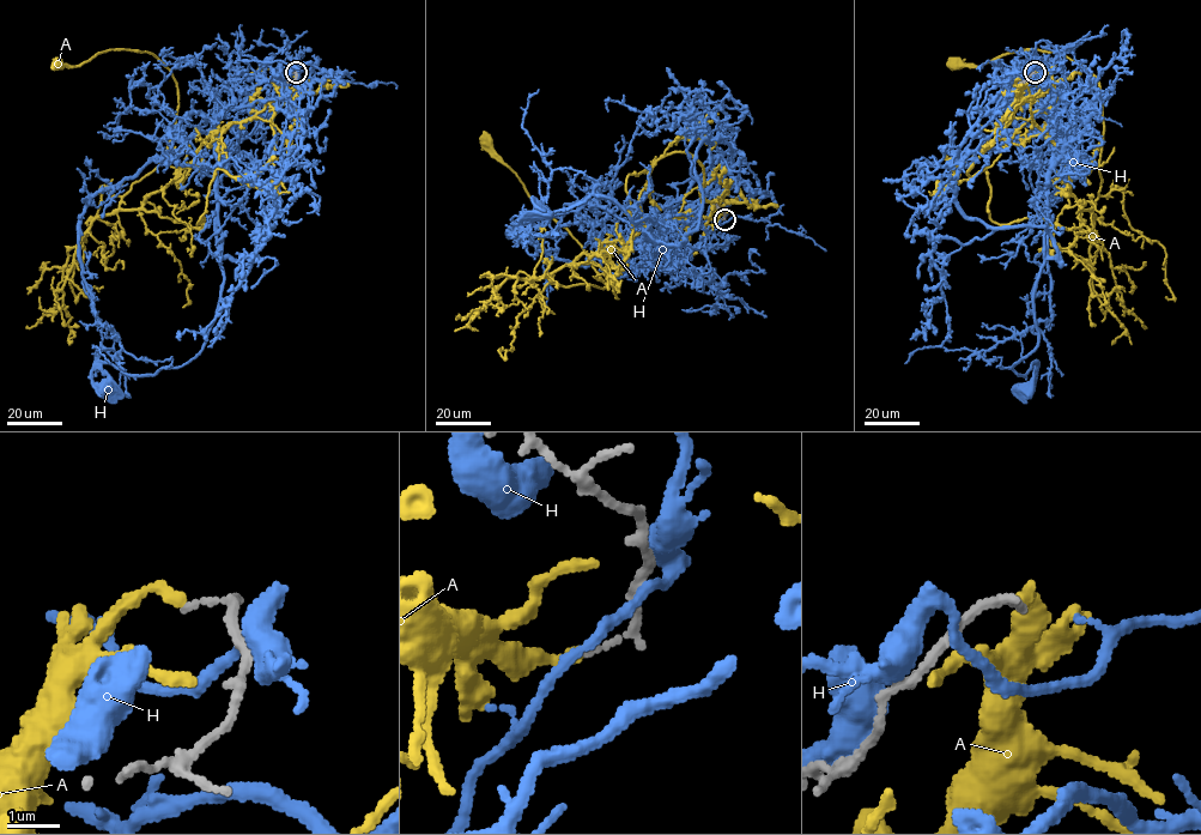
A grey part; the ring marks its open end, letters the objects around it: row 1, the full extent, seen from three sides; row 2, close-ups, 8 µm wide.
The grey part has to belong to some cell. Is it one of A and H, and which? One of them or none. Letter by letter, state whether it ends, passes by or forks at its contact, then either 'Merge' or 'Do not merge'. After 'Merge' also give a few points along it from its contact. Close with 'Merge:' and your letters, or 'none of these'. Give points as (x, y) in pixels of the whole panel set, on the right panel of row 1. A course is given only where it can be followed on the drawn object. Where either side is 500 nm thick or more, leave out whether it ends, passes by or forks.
A: It ends there. Do not merge
H: It passes by. Do not merge
Merge: none of these

